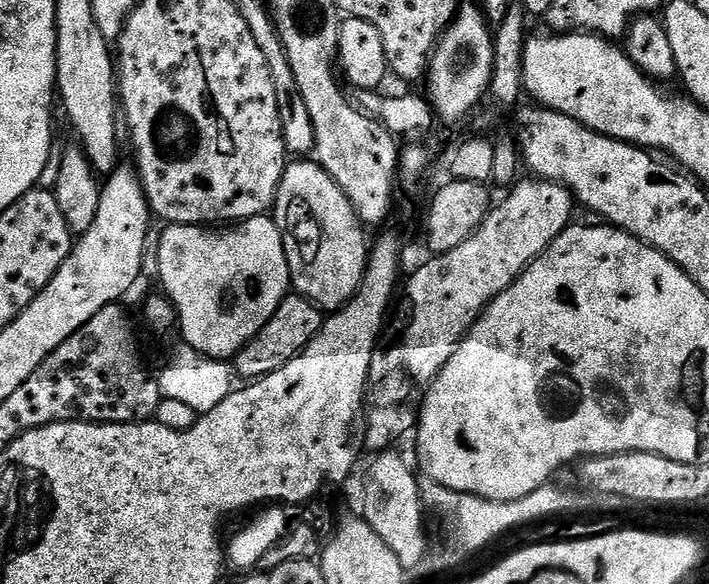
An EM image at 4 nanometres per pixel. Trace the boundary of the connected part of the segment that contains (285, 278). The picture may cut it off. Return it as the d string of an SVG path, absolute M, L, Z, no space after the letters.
M268 214L255 216L249 220L242 220L233 223L231 226L224 227L201 226L198 224L168 224L161 234L158 262L160 263L158 280L164 283L165 290L163 289L163 291L175 307L175 315L178 317L178 328L184 331L184 337L182 337L183 343L188 344L195 352L199 352L201 356L213 360L224 362L229 358L235 357L237 352L242 351L260 333L262 326L266 326L266 322L270 322L270 318L278 310L278 306L282 303L285 296L289 295L290 292L290 277L288 274L288 263L286 262L286 250L282 242L282 234L275 219Z

